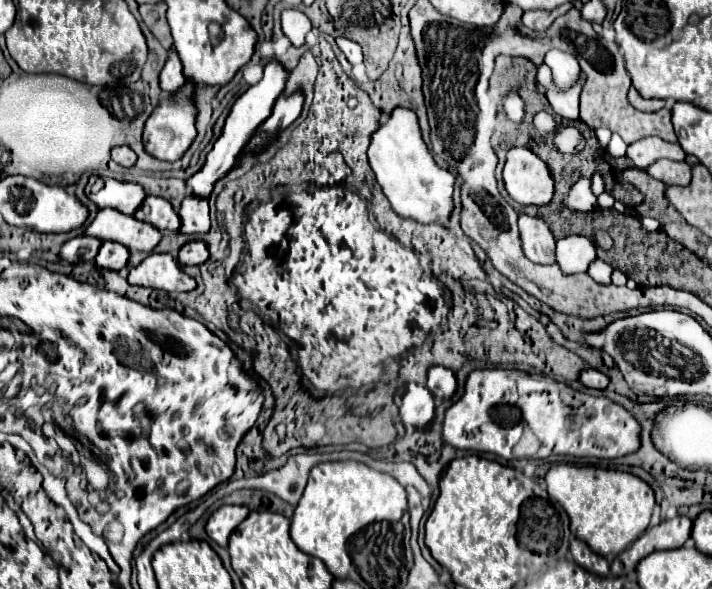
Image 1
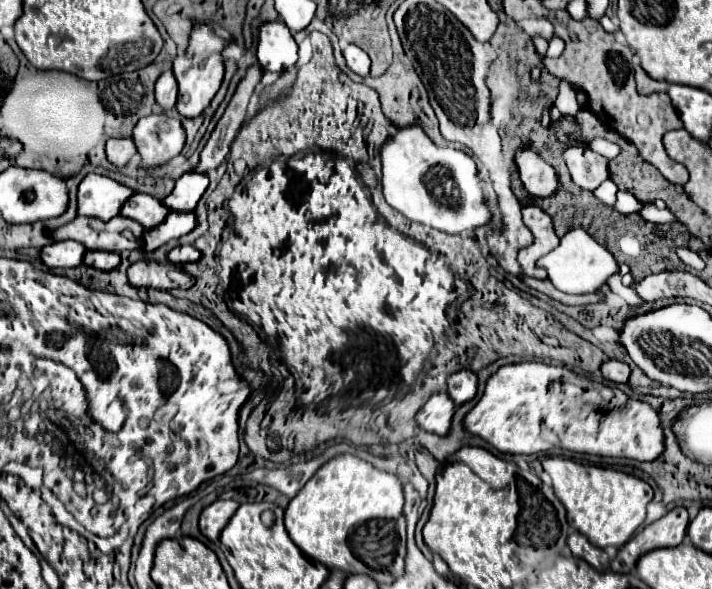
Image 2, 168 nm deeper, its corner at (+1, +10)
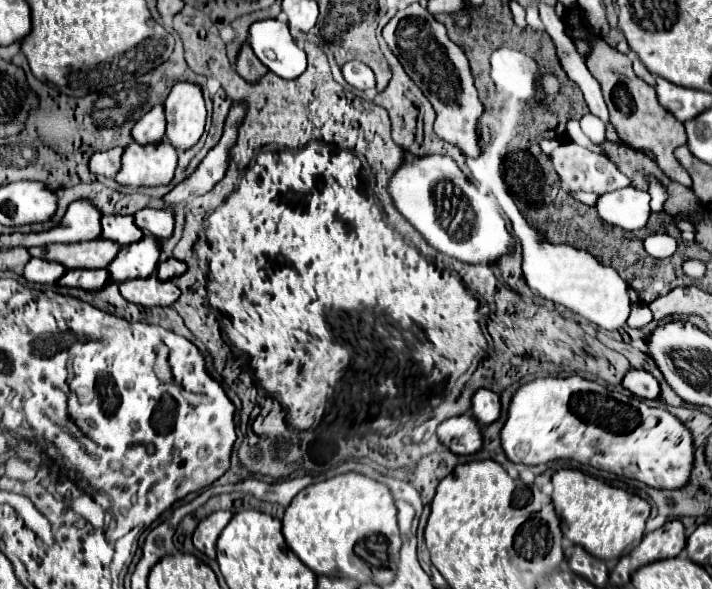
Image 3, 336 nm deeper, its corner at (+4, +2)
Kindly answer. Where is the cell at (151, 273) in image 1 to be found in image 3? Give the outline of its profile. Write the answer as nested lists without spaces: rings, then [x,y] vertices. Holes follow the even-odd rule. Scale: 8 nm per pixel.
[[[156,276],[126,280],[120,284],[120,294],[128,302],[142,306],[170,306],[180,298],[180,290],[174,282],[164,282]]]

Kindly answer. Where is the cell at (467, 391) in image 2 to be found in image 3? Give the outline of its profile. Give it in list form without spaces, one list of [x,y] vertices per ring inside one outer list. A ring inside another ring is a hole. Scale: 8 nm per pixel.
[[[478,388],[472,396],[472,416],[480,426],[490,424],[500,414],[500,400],[498,394],[488,388]]]

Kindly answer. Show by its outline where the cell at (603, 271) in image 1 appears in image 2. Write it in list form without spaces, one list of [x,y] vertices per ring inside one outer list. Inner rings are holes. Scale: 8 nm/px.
[[[615,276],[615,280],[611,280],[611,286],[613,286],[611,290],[627,302],[627,306],[637,308],[637,306],[643,304],[643,300],[639,298],[639,294],[637,294],[633,288],[623,288],[623,284],[621,284],[621,276]]]

